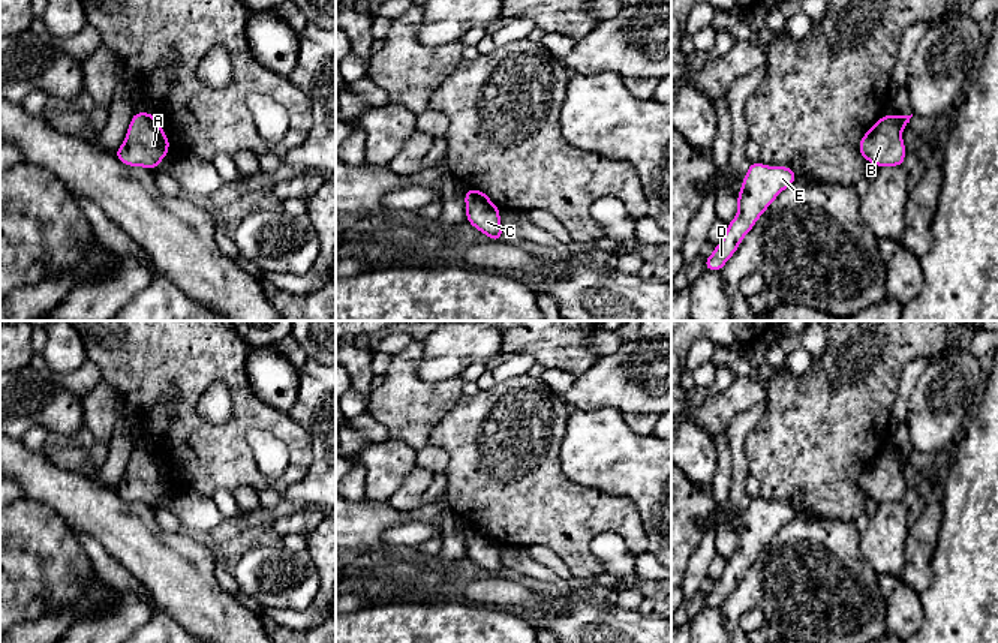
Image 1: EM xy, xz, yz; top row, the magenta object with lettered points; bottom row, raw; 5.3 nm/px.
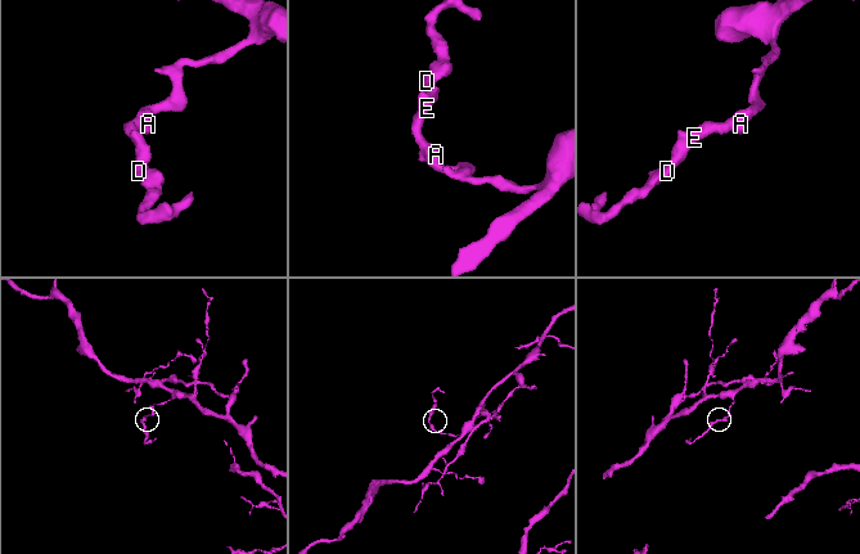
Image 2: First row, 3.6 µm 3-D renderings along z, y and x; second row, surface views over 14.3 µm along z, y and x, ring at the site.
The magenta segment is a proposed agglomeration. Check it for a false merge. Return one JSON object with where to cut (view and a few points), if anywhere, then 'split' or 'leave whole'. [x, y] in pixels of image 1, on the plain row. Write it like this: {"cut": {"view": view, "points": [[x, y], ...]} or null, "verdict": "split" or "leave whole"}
{"cut": null, "verdict": "leave whole"}

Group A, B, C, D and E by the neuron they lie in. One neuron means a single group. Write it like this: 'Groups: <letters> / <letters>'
Groups: A B C D E

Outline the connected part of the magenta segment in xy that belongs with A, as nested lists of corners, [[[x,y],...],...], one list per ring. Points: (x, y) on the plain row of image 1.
[[[133,448],[124,478],[114,487],[127,502],[154,507],[169,487],[169,474],[151,448]]]

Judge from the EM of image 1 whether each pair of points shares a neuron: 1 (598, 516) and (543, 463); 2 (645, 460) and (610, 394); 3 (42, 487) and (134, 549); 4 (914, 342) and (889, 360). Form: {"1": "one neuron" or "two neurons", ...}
{"1": "one neuron", "2": "two neurons", "3": "one neuron", "4": "one neuron"}

